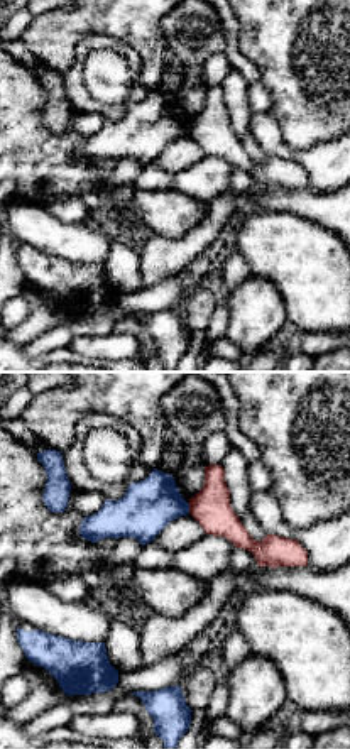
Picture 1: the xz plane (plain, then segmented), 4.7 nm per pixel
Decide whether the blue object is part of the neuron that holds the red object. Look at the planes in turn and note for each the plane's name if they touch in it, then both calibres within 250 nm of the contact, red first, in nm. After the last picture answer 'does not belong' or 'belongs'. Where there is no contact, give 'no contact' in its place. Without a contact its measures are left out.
meets red in xz; 180 nm thick on the red side, 260 nm on the other

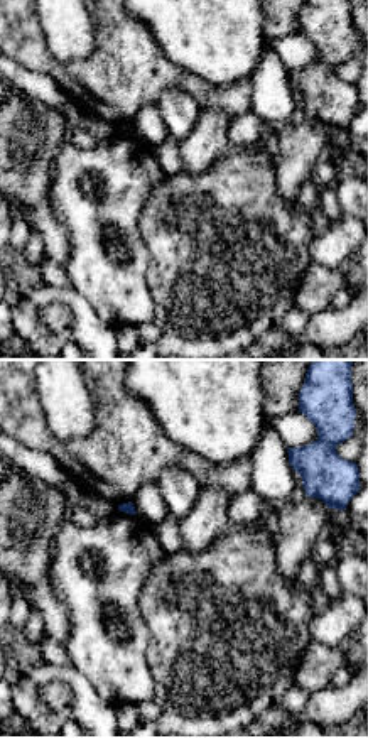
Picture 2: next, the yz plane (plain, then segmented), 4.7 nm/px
no contact

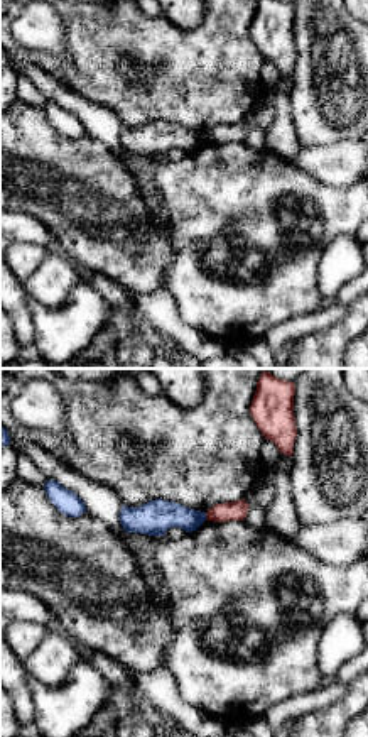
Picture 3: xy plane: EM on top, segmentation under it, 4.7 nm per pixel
meets red in xy; 100 nm thick on the red side, 160 nm on the other

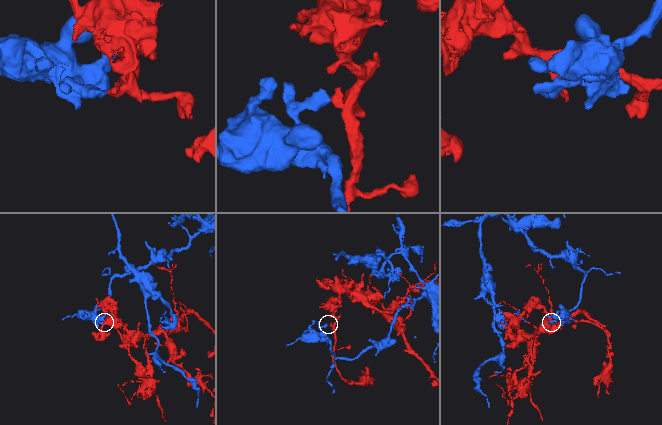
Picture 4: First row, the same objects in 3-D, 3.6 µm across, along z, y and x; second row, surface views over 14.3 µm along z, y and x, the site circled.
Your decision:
does not belong

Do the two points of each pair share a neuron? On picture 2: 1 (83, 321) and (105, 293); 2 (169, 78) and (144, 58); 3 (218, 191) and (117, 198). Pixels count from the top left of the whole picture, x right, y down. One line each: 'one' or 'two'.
1: two
2: one
3: two

